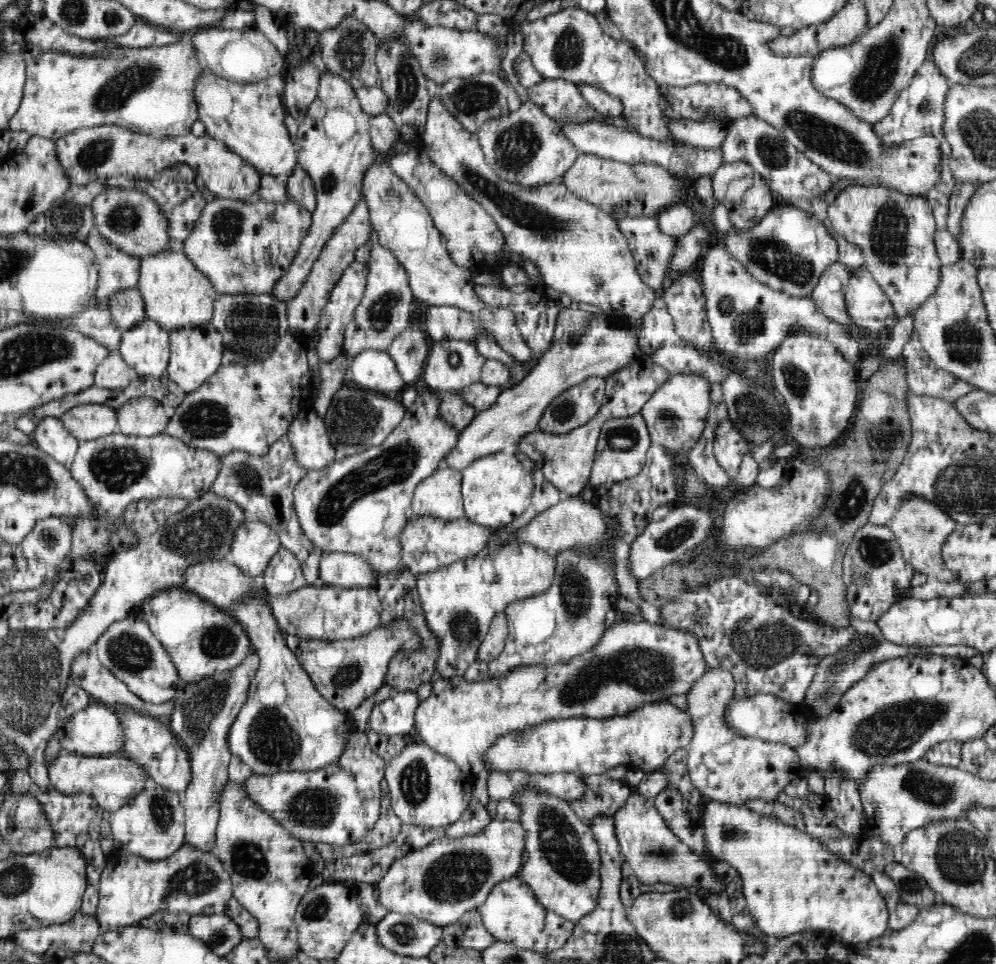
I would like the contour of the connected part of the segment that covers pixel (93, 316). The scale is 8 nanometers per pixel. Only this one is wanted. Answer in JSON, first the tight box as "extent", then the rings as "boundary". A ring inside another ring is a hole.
{"extent":[73,308,123,352],"boundary":[[[89,308],[73,318],[77,322],[76,330],[90,338],[96,339],[99,343],[103,343],[110,352],[118,350],[123,331],[112,322],[109,310]]]}

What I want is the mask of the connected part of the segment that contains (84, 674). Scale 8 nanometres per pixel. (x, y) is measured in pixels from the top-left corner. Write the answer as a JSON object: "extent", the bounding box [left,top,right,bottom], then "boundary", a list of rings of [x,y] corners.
{"extent":[70,646,175,722],"boundary":[[[92,646],[88,653],[85,653],[82,657],[79,657],[78,660],[74,662],[74,665],[71,668],[71,678],[70,681],[75,685],[83,686],[84,690],[87,691],[89,695],[98,698],[105,702],[106,706],[108,705],[120,705],[121,708],[130,708],[137,710],[138,713],[147,714],[148,716],[153,716],[168,722],[172,716],[172,710],[175,710],[175,699],[167,700],[166,702],[161,702],[156,704],[153,702],[146,702],[143,698],[140,698],[139,695],[132,693],[126,683],[122,682],[119,678],[116,678],[116,675],[112,673],[108,667],[105,667],[103,663],[100,662],[96,654],[96,647]]]}

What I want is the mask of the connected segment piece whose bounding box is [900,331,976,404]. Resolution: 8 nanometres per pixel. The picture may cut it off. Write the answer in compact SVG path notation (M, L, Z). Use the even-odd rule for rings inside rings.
M916 331L911 334L911 339L903 346L900 360L906 369L908 388L913 394L931 395L954 404L958 398L976 390L951 373L936 367L924 351Z

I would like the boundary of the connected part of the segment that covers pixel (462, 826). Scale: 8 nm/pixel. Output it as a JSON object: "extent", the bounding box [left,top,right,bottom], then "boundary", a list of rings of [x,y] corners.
{"extent":[448,797,493,839],"boundary":[[[475,797],[469,802],[459,821],[448,828],[452,839],[480,835],[493,818],[488,814],[487,806],[483,806]]]}

